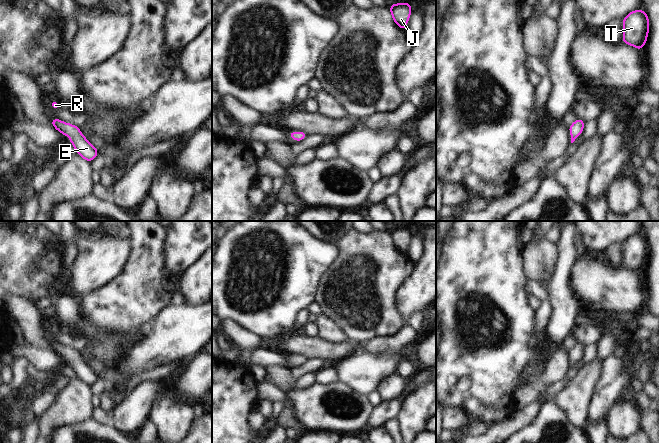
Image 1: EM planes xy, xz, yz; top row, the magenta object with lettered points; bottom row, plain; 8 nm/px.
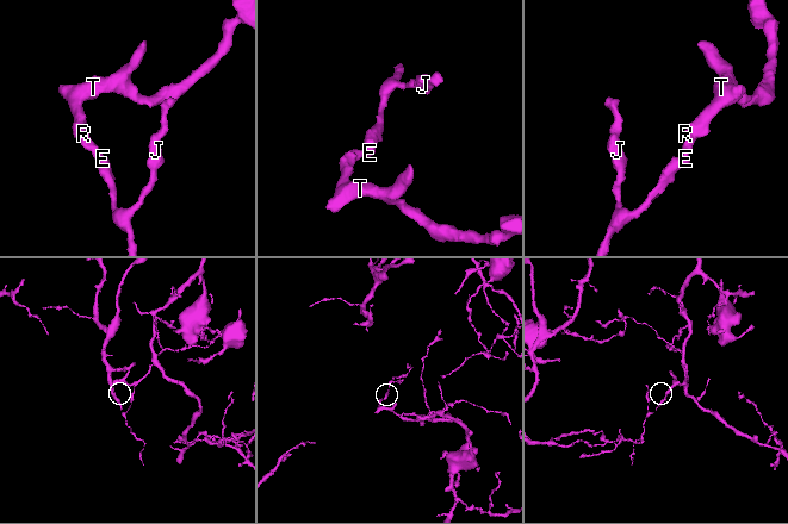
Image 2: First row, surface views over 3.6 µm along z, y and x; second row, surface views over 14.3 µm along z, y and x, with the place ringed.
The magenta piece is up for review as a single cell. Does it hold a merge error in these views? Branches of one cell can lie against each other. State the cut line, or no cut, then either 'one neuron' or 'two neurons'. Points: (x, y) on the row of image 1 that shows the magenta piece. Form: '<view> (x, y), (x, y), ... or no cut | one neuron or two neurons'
no cut | one neuron

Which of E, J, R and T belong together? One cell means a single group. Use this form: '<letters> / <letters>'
E J R T

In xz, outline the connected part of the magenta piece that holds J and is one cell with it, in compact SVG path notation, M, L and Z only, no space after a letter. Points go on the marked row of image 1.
M408 3L392 4L390 5L390 11L395 23L403 30L406 29L406 25L410 14L412 12L411 6Z

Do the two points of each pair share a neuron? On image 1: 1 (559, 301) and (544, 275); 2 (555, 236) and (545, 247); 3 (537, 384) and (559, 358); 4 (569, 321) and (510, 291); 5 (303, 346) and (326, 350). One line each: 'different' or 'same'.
1: different
2: different
3: same
4: different
5: same

